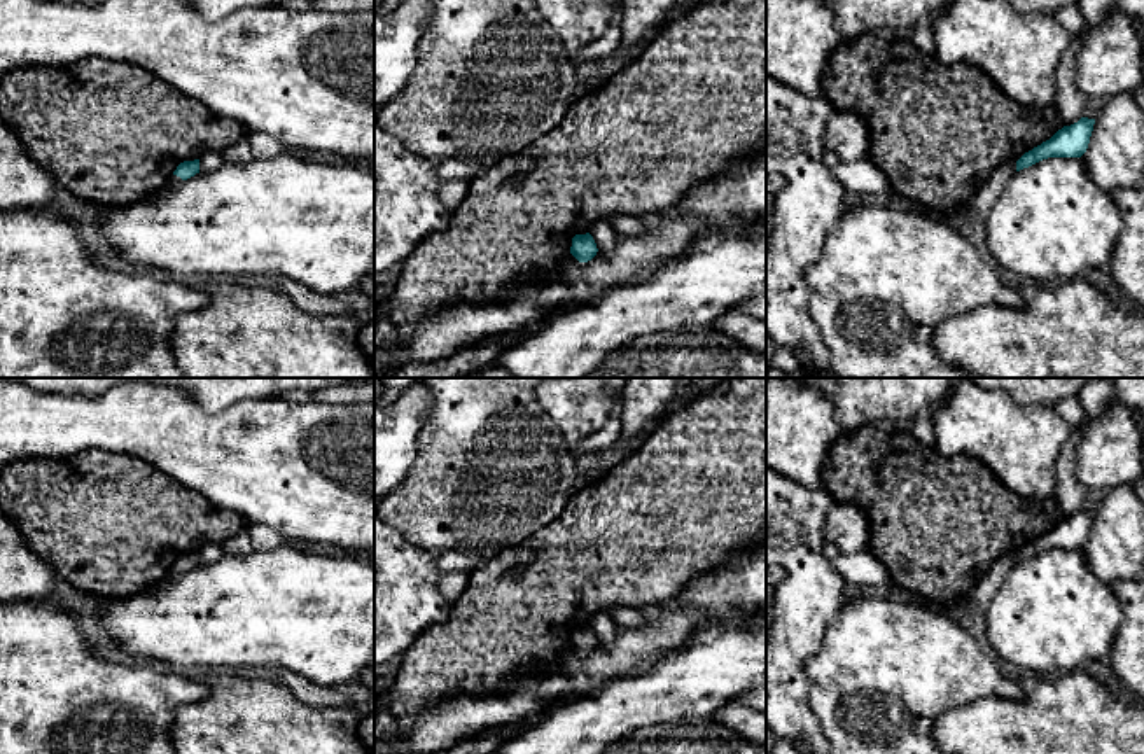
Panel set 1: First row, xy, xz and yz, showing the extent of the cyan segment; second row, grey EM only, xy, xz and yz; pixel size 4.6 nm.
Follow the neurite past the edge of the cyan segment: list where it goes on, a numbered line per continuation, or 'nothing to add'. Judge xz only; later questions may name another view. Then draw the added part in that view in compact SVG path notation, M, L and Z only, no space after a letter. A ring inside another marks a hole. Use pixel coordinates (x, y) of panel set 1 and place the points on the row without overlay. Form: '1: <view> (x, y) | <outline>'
nothing to add

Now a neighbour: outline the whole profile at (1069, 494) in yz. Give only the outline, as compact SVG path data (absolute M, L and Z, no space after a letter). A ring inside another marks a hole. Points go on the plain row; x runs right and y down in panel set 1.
M1086 416L1083 425L1071 430L1071 437L1062 446L1057 458L1055 499L1058 502L1062 518L1071 518L1078 514L1083 509L1088 493L1088 488L1079 483L1074 465L1074 451L1088 422L1090 418Z

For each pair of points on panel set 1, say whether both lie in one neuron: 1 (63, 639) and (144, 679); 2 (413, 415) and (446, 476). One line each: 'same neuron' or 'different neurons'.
1: same neuron
2: different neurons

